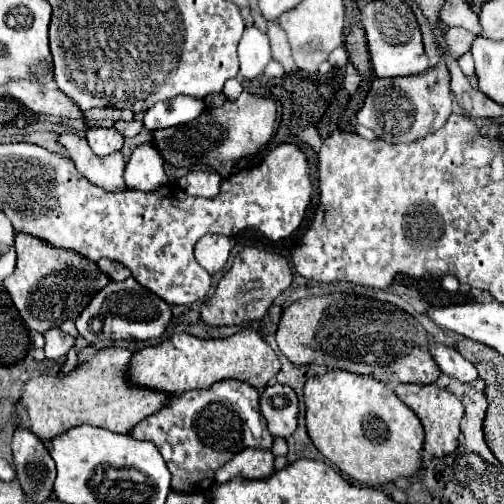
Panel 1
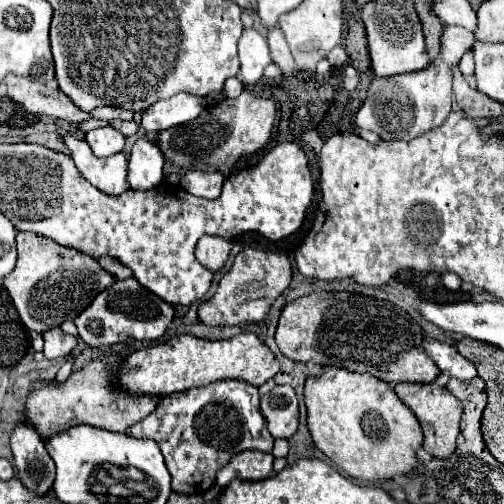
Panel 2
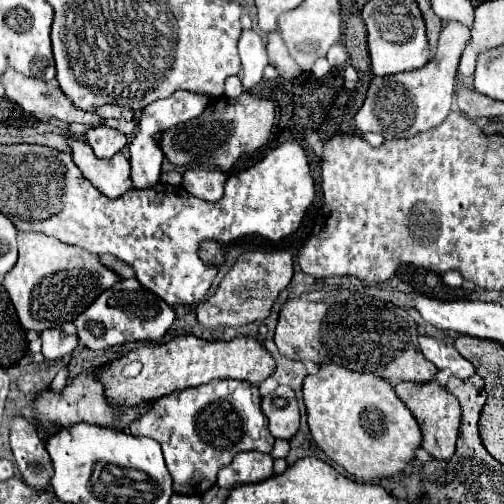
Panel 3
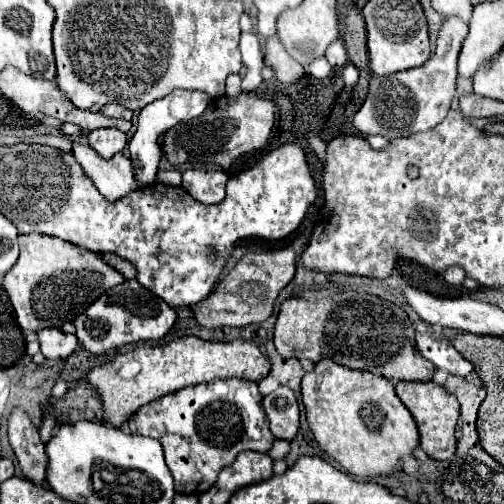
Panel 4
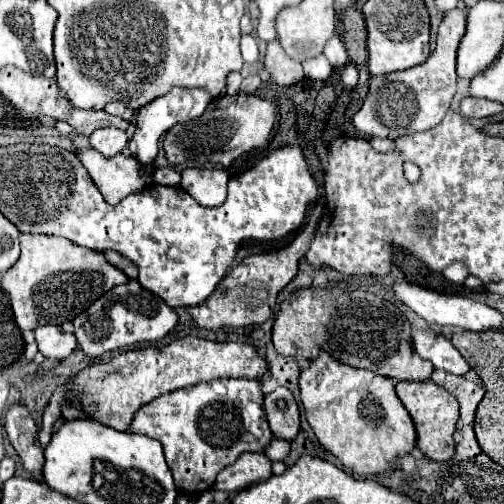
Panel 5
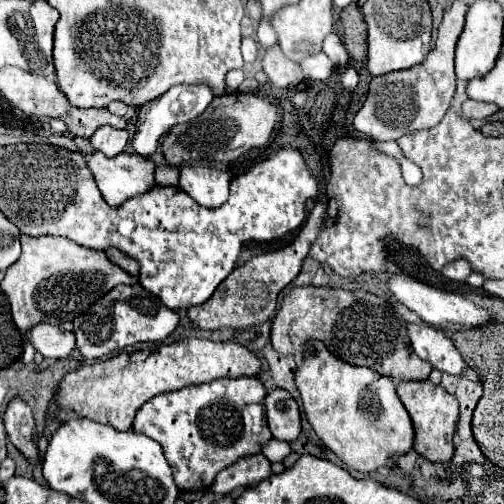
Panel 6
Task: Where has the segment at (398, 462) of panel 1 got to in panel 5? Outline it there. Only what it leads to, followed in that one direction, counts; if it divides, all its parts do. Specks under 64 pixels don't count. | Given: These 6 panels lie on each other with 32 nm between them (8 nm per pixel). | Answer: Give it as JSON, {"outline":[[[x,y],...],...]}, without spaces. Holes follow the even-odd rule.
{"outline":[[[320,352],[300,374],[300,396],[306,420],[322,448],[362,478],[398,468],[398,458],[410,454],[416,446],[414,422],[396,396],[394,380],[390,378],[350,368]]]}

